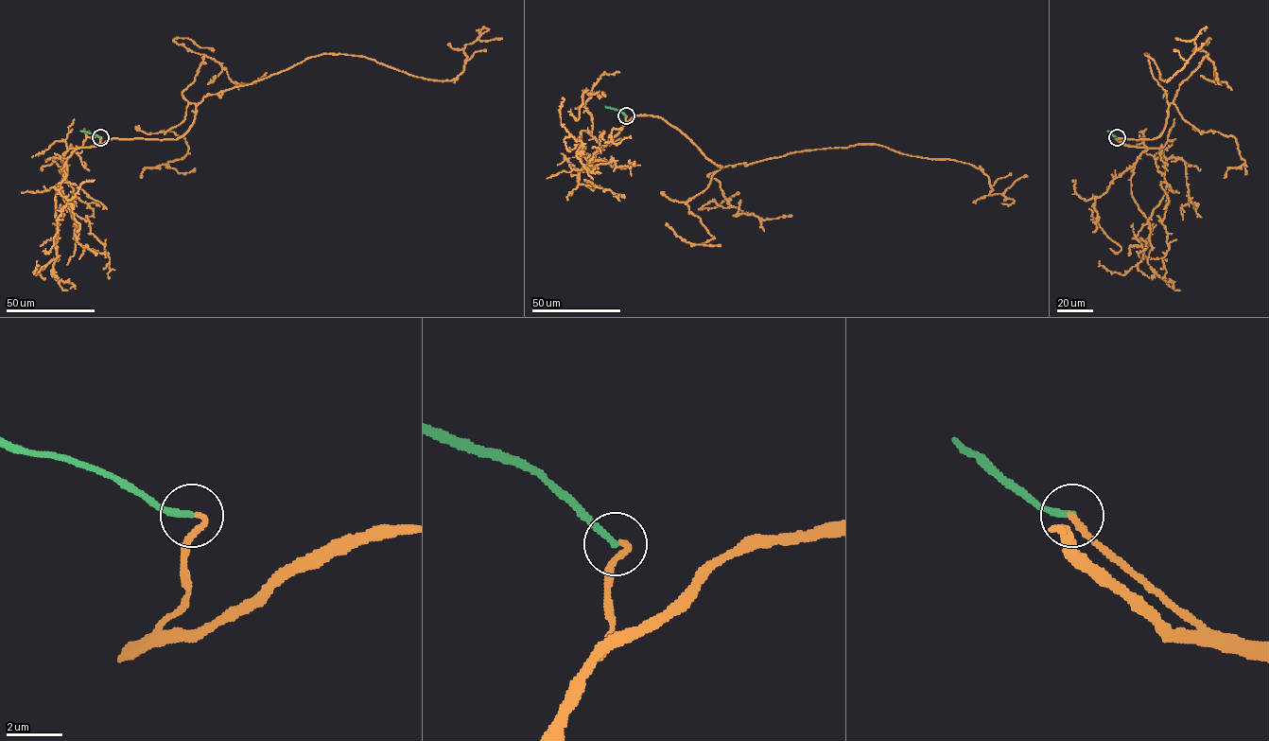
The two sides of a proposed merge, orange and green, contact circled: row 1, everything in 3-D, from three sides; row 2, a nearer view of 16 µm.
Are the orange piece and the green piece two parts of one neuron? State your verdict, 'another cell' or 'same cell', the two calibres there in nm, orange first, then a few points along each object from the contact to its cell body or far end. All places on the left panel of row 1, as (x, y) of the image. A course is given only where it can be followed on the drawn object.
another cell | 200/240 nm | orange via (101, 137), (177, 139), (204, 97), (323, 54), (451, 80), (465, 44), (489, 29), (476, 30) | green via (101, 137), (79, 131)

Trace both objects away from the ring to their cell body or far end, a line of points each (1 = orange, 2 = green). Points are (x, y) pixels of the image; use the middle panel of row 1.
1: (626, 116), (663, 118), (721, 167), (877, 144), (968, 163), (988, 176), (989, 195), (1014, 202), (1001, 203)
2: (626, 116), (605, 107)

